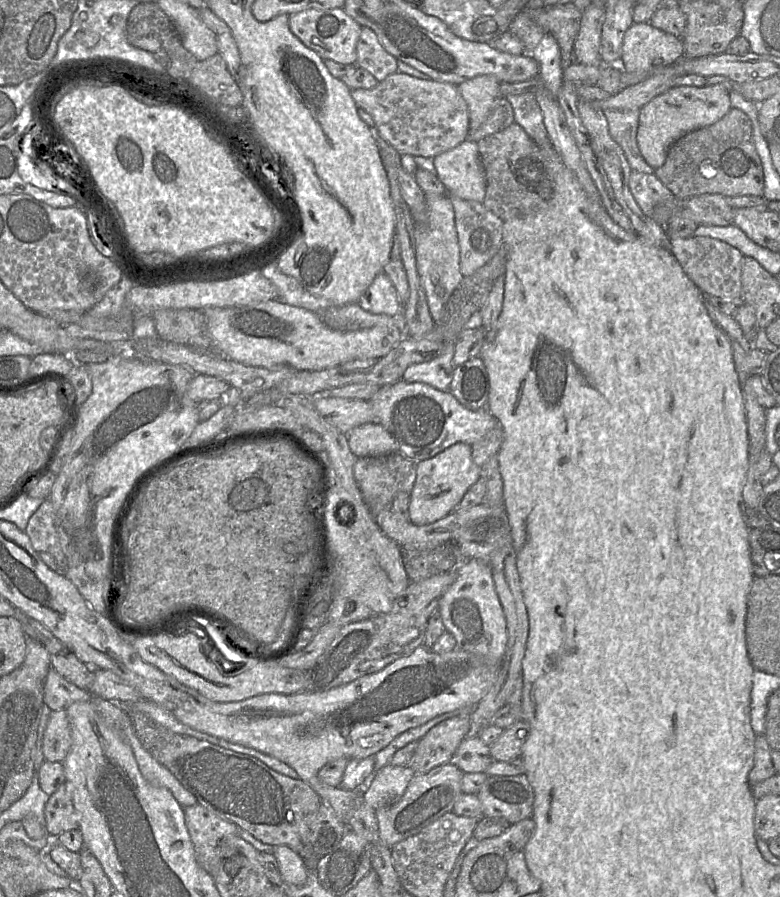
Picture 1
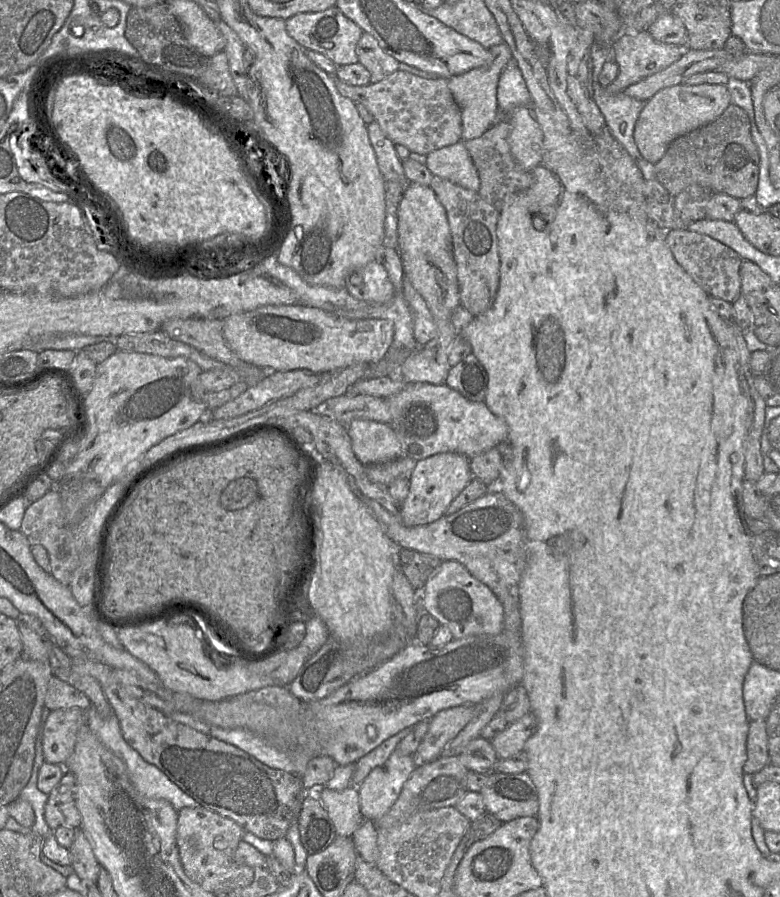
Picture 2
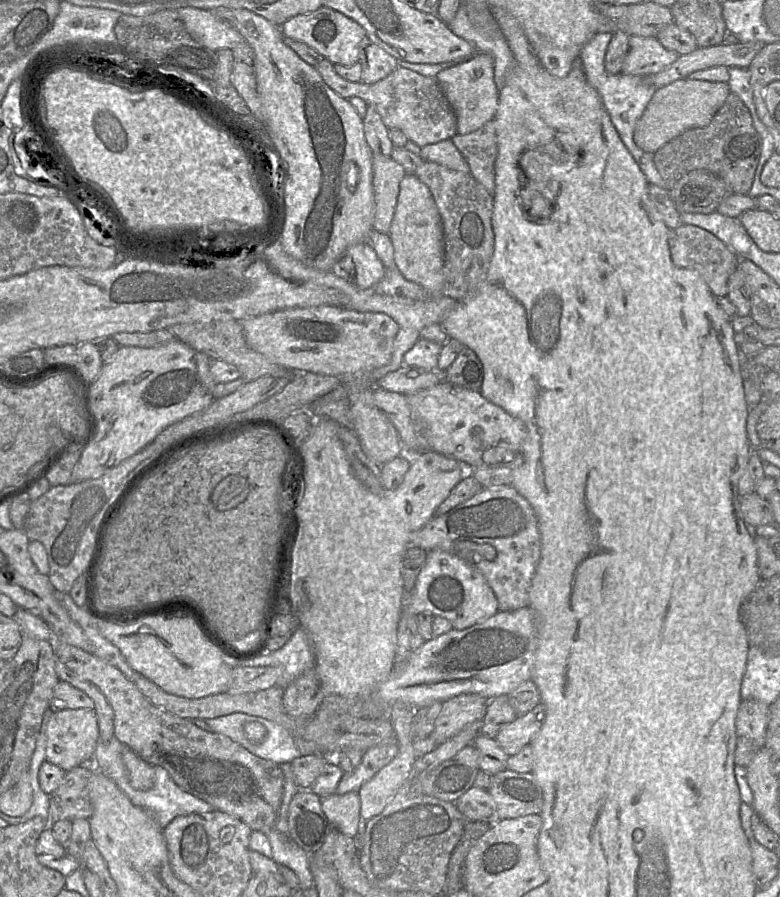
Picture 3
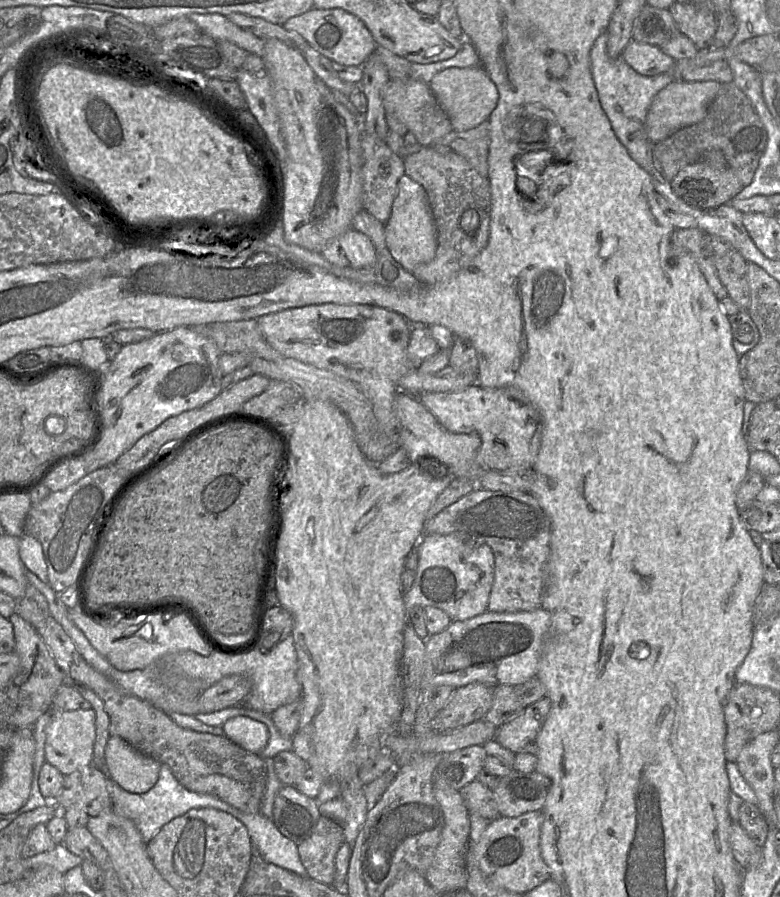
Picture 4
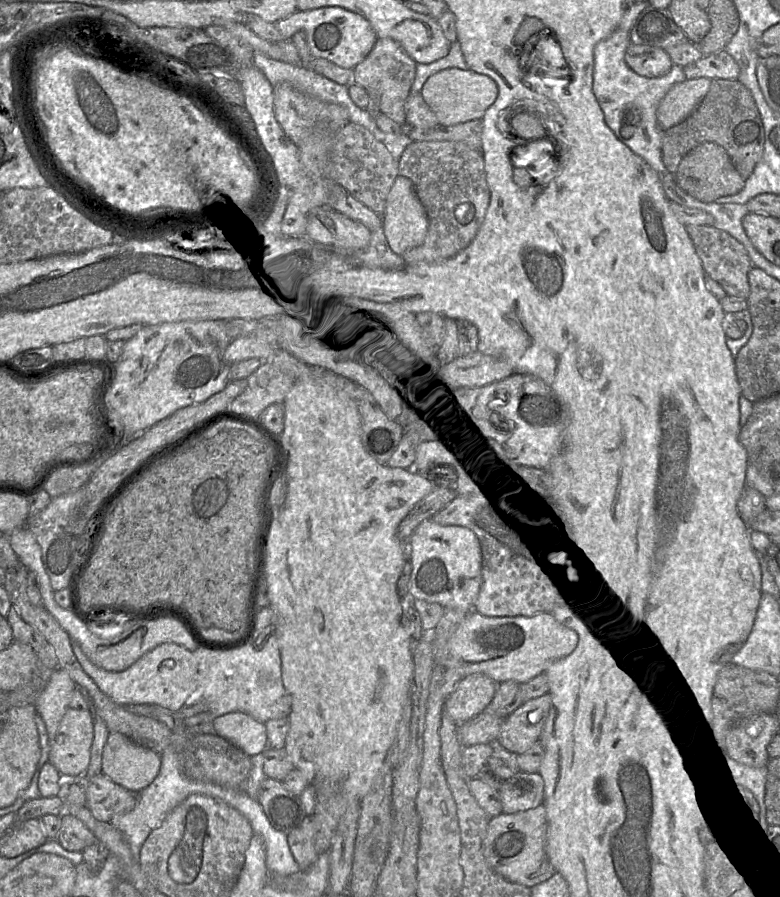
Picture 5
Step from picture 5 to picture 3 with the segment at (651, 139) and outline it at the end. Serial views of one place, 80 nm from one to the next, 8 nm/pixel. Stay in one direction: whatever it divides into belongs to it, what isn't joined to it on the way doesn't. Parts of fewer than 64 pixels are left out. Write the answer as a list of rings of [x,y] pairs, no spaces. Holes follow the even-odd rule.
[[[603,32],[595,34],[583,47],[580,54],[580,63],[588,83],[600,96],[601,102],[607,111],[610,120],[617,131],[621,141],[638,164],[645,175],[648,184],[665,189],[665,183],[661,178],[655,163],[654,155],[640,149],[633,141],[634,128],[643,114],[653,94],[658,88],[649,82],[647,77],[634,76],[625,73],[609,74],[605,69],[605,55],[613,33]]]

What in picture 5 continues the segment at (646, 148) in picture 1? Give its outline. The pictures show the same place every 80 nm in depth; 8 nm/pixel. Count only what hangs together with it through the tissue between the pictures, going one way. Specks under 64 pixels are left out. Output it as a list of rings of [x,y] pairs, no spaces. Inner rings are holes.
[[[695,78],[675,84],[661,100],[656,118],[661,130],[684,121],[699,105],[708,93],[711,84],[709,78]]]

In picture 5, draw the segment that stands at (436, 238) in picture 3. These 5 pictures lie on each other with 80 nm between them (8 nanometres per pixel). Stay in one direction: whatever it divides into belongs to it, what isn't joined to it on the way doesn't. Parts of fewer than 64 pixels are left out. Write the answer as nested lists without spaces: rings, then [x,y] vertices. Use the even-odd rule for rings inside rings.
[[[396,177],[386,199],[382,228],[390,249],[397,255],[423,243],[428,217],[409,178]]]

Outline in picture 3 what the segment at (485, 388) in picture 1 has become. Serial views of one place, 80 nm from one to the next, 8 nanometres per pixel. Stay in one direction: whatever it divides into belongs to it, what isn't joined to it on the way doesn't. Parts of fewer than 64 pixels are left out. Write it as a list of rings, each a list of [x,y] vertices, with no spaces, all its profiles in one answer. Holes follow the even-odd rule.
[[[464,347],[444,372],[444,381],[466,389],[480,392],[483,367],[477,355]]]

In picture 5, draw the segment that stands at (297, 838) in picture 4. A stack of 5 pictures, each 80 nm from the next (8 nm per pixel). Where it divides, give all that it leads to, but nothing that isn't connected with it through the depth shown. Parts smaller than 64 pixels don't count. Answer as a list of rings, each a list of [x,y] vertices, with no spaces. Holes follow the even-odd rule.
[[[269,777],[260,785],[258,802],[270,823],[286,835],[307,817],[299,796],[287,790],[281,781]]]

